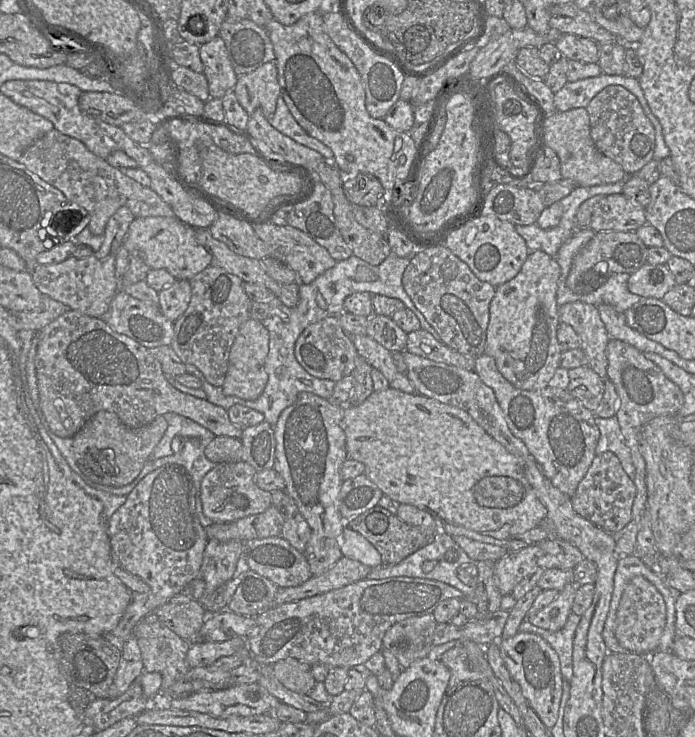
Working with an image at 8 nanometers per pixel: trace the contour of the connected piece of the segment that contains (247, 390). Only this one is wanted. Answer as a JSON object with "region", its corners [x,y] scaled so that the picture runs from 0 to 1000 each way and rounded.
{"region":[[[358,433],[351,437],[331,474],[328,502],[319,531],[325,537],[338,537],[351,543],[368,543],[378,533],[386,518],[381,490],[387,478],[387,450],[376,436]]]}

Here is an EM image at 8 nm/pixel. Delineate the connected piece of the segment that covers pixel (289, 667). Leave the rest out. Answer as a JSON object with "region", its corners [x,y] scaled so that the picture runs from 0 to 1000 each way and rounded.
{"region":[[[412,893],[391,902],[393,916],[413,935],[443,943],[455,928],[447,904],[423,893]]]}

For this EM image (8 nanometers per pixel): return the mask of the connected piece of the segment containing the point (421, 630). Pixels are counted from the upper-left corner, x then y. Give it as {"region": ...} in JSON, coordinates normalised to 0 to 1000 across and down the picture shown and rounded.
{"region":[[[622,832],[607,837],[583,840],[555,856],[550,877],[571,893],[578,909],[586,908],[596,897],[616,890],[624,878],[623,860],[629,847]]]}

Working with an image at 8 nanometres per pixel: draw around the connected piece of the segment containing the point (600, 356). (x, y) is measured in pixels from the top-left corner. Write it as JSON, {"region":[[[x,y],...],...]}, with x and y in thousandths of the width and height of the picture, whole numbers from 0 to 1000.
{"region":[[[830,407],[806,415],[803,427],[806,438],[820,441],[832,453],[835,472],[843,482],[846,497],[872,516],[872,471],[876,457],[859,417]]]}

